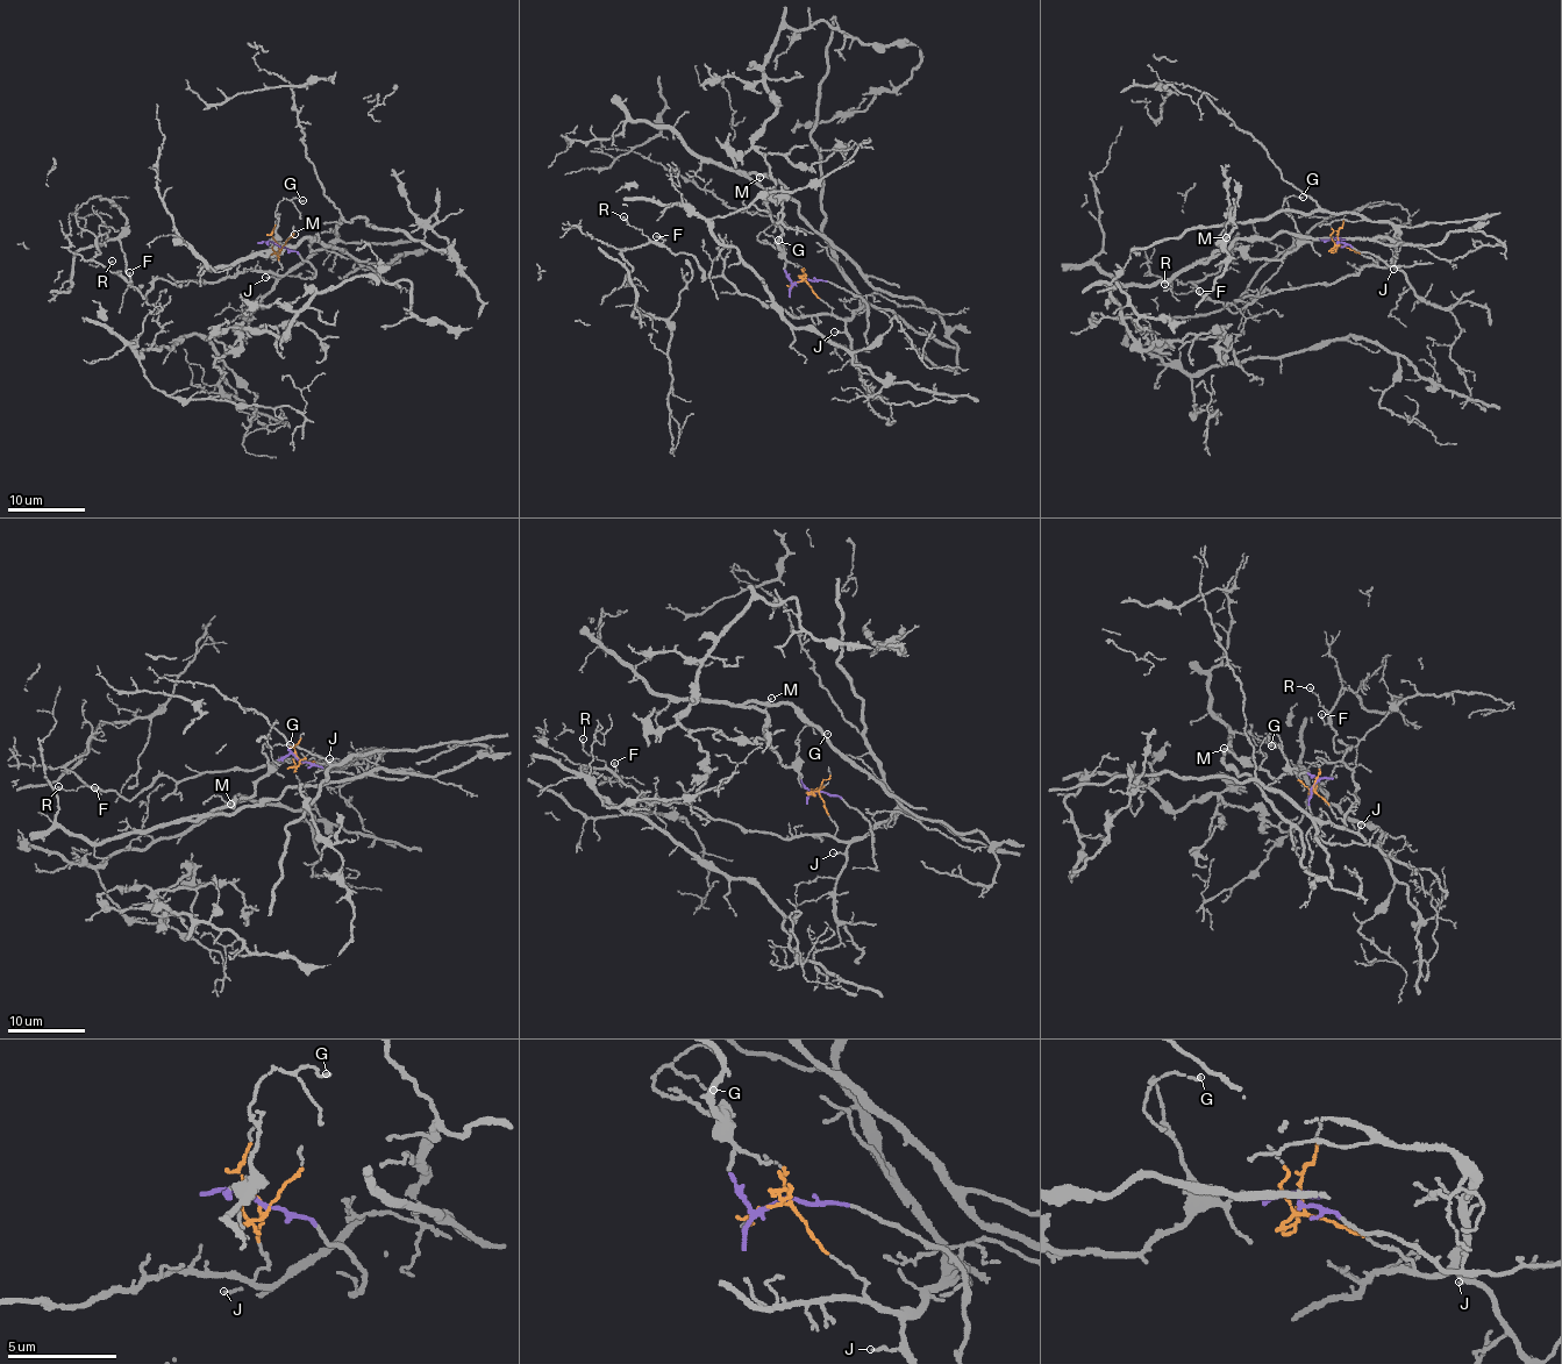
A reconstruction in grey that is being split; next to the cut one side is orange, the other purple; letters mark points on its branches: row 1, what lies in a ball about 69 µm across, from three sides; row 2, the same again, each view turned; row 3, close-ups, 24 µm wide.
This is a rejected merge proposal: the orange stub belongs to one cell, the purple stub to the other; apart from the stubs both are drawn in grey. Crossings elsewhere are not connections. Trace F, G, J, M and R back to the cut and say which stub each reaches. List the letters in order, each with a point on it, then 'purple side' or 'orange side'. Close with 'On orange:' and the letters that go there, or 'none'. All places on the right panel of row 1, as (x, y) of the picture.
F: place (1199, 291); orange side
G: place (1303, 197); purple side
J: place (1393, 269); orange side
M: place (1226, 237); purple side
R: place (1164, 284); orange side
On orange: F, J, R

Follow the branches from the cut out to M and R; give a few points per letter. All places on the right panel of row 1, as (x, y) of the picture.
M: (1339, 242), (1334, 238), (1311, 240), (1278, 259), (1263, 259), (1243, 257), (1225, 236)
R: (1339, 242), (1377, 265), (1360, 268), (1334, 283), (1263, 290), (1233, 312), (1192, 291), (1176, 293), (1164, 284)

